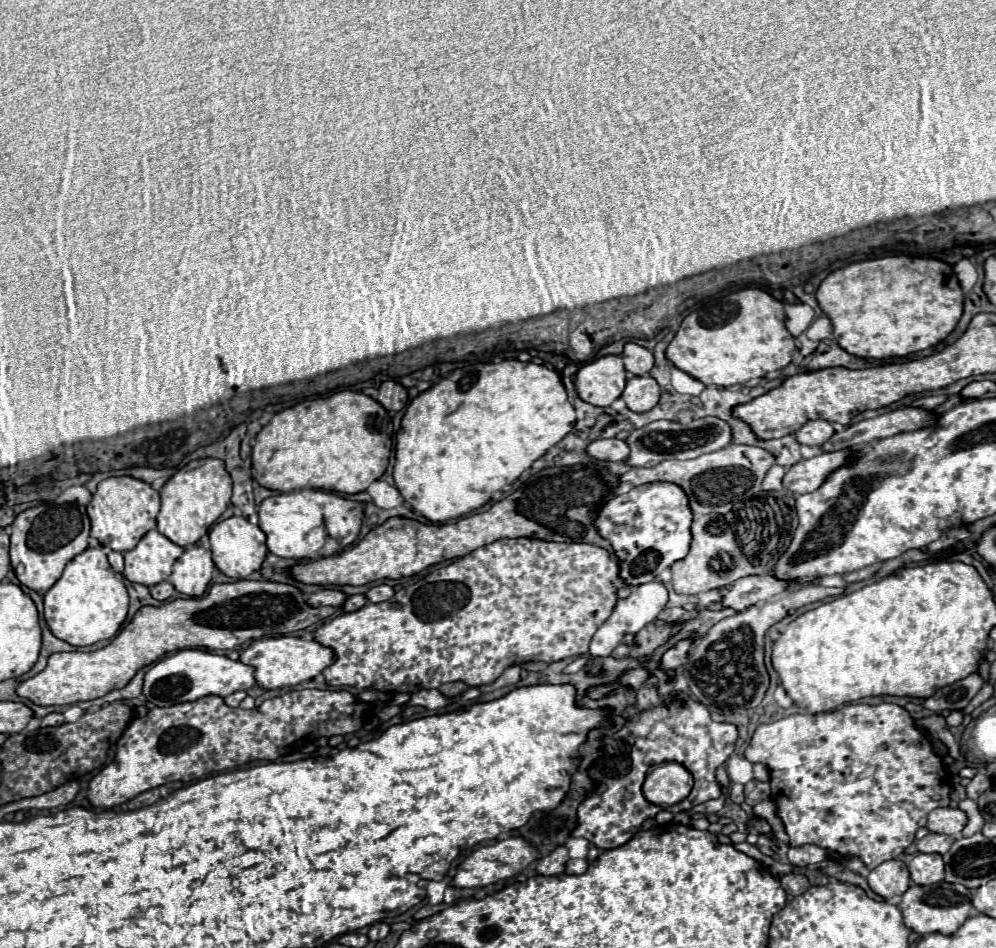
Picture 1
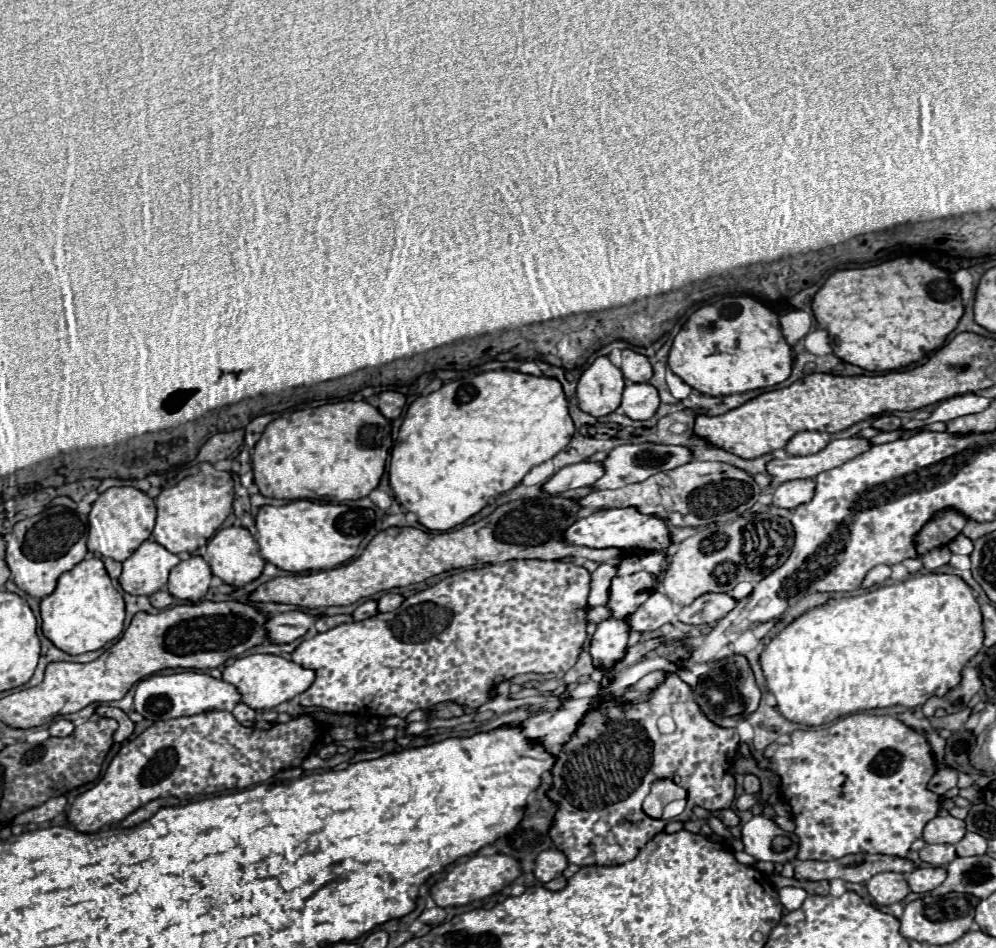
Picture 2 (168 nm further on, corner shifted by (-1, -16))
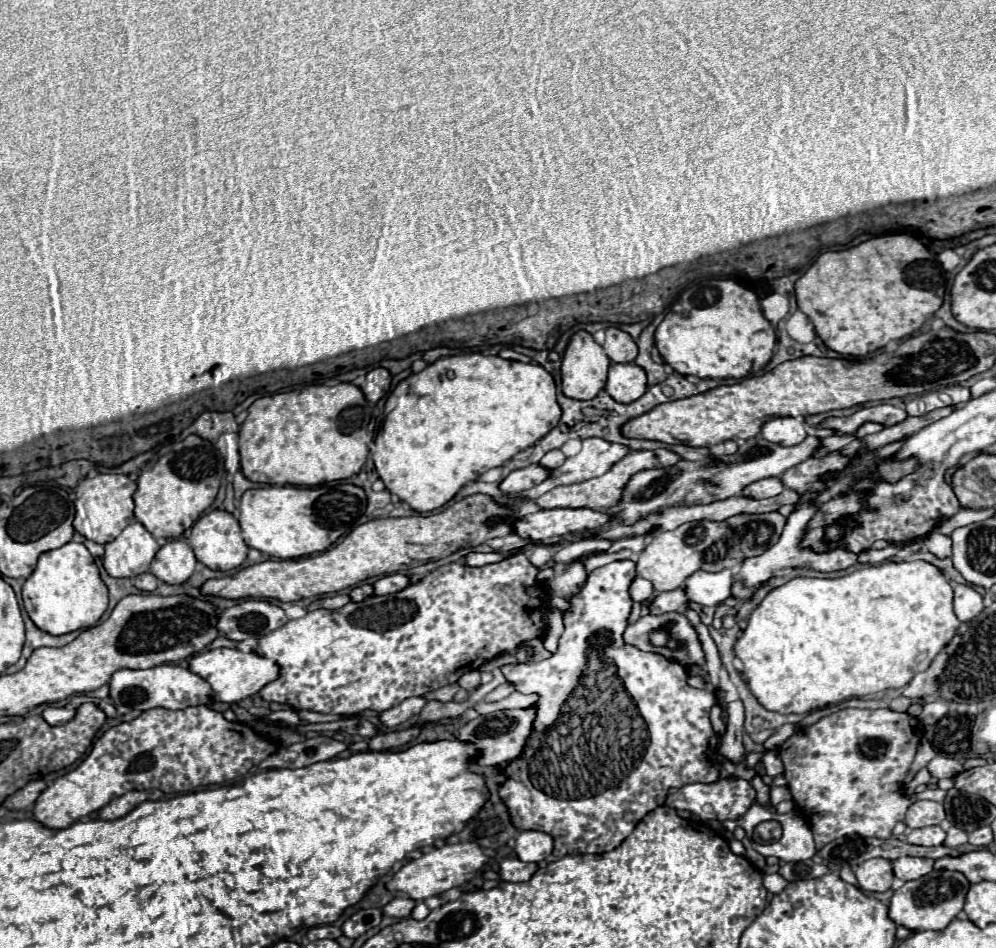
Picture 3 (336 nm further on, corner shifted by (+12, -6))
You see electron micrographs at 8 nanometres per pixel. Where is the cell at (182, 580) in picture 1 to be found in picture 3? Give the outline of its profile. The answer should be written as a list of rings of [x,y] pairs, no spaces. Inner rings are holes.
[[[168,540],[154,556],[150,572],[166,584],[184,584],[196,568],[196,556],[184,540]]]

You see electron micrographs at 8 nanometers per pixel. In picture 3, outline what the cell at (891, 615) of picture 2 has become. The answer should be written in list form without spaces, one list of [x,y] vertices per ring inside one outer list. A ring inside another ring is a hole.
[[[916,560],[916,562],[884,562],[878,566],[866,566],[860,568],[848,576],[840,576],[840,578],[794,578],[790,582],[786,582],[784,586],[772,590],[764,602],[752,612],[750,620],[748,620],[748,628],[742,632],[742,636],[738,638],[734,652],[736,656],[744,662],[744,676],[748,678],[748,688],[750,692],[756,696],[756,700],[774,712],[780,714],[808,714],[812,710],[830,706],[830,704],[840,704],[848,698],[862,698],[868,694],[876,694],[888,688],[904,688],[914,674],[924,672],[932,660],[938,656],[938,652],[954,638],[956,630],[960,628],[960,622],[952,610],[952,602],[954,602],[954,590],[948,582],[948,578],[930,562],[924,560]]]

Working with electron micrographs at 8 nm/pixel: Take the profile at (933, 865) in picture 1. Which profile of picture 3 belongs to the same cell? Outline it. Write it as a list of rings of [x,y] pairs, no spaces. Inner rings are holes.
[[[898,858],[894,860],[894,876],[910,882],[932,872],[932,864],[934,862],[930,858]]]

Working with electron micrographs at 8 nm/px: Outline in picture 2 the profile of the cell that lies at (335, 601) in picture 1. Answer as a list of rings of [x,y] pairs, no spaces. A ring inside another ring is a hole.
[[[291,610],[283,614],[273,614],[267,618],[267,642],[271,644],[289,644],[307,634],[307,630],[315,624],[315,616],[309,616],[301,610]]]

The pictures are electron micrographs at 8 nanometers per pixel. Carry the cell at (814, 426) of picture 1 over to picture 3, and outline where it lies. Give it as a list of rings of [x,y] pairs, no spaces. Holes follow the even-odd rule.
[[[786,416],[786,418],[768,420],[762,426],[762,436],[768,442],[774,442],[780,446],[794,446],[794,444],[800,444],[808,436],[808,432],[806,432],[806,426],[800,418]]]

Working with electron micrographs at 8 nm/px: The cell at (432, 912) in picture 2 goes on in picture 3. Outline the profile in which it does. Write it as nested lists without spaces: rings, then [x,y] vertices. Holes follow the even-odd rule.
[[[394,896],[394,900],[390,904],[386,904],[382,908],[382,912],[386,916],[394,916],[394,918],[408,918],[412,914],[412,908],[416,906],[416,902],[408,896]]]

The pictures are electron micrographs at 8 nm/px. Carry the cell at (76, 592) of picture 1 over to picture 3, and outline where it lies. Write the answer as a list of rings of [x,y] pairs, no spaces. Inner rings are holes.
[[[68,542],[58,550],[44,552],[36,570],[22,586],[22,600],[30,620],[52,636],[92,628],[108,608],[108,588],[100,578],[98,566],[84,544]]]

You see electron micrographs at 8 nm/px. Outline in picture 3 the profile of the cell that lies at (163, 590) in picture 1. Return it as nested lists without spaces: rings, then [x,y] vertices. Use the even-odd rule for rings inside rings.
[[[146,572],[146,574],[140,574],[138,578],[134,578],[132,584],[142,592],[154,592],[158,586],[158,578],[154,578],[154,574]]]

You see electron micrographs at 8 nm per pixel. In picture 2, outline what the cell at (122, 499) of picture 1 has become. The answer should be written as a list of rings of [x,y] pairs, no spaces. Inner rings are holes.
[[[109,488],[93,502],[89,512],[89,540],[87,548],[99,558],[127,560],[141,542],[145,542],[155,526],[155,502],[137,488]]]

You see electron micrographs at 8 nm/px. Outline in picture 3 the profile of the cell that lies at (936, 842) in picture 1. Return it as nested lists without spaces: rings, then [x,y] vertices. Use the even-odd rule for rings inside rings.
[[[926,826],[918,830],[910,830],[906,834],[906,840],[916,846],[942,846],[946,838],[946,832],[940,826]]]

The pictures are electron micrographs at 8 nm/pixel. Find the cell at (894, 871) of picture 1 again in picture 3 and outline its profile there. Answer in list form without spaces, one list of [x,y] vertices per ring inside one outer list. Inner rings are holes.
[[[870,858],[856,868],[856,880],[866,892],[886,892],[892,886],[892,862],[884,858]]]

